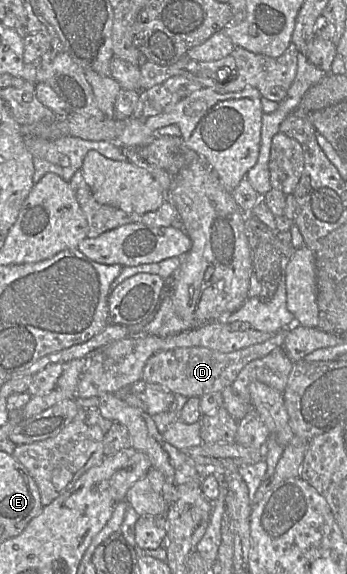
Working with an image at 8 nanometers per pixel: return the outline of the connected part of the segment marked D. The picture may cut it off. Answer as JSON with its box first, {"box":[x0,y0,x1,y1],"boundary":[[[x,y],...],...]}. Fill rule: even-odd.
{"box":[141,330,288,397],"boundary":[[[279,330],[269,340],[230,353],[221,353],[204,347],[187,347],[160,351],[151,356],[145,364],[141,380],[146,383],[157,384],[173,393],[176,397],[201,397],[211,393],[221,393],[225,388],[232,387],[242,369],[251,361],[261,359],[270,354],[274,349],[283,346],[288,331]]]}

